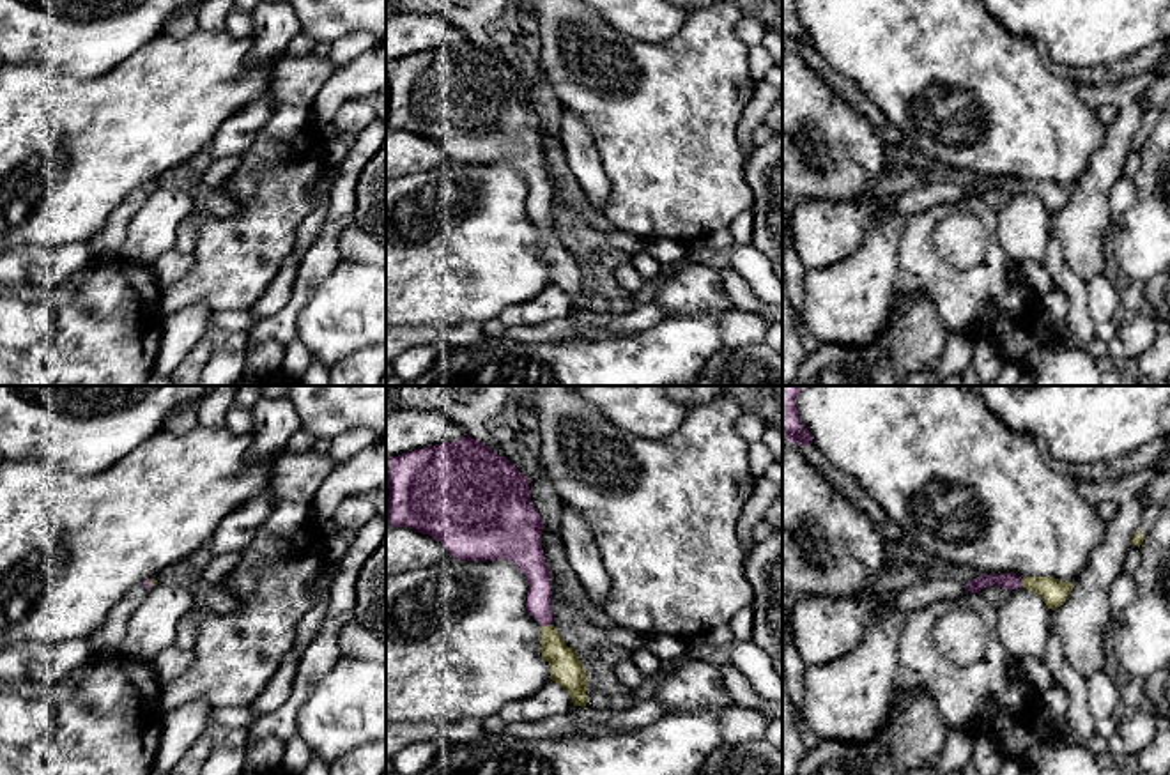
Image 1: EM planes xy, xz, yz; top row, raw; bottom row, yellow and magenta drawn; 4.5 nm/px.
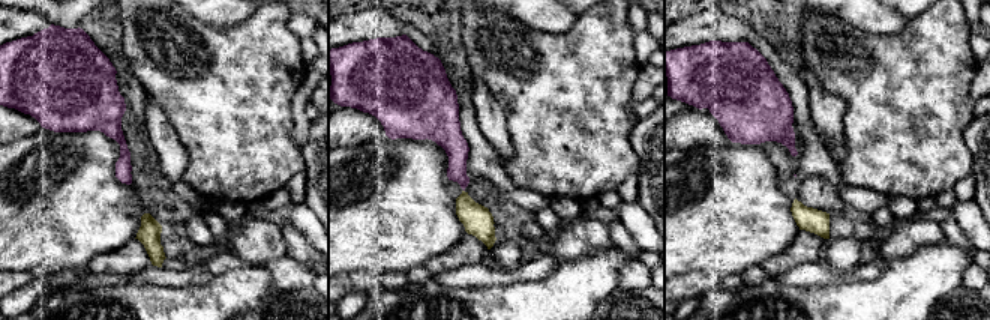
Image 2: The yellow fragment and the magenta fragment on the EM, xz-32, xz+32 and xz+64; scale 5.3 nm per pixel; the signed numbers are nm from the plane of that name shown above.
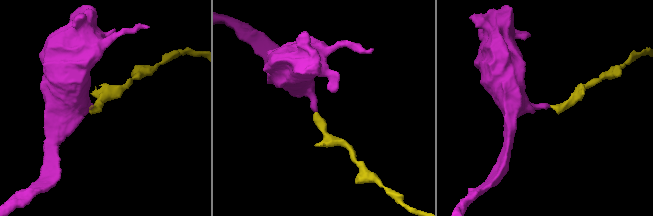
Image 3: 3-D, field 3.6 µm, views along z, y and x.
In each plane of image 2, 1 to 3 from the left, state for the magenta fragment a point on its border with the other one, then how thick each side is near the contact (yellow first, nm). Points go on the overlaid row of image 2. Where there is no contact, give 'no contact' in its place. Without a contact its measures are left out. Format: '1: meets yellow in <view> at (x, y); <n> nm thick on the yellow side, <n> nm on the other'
1: no contact
2: no contact
3: no contact

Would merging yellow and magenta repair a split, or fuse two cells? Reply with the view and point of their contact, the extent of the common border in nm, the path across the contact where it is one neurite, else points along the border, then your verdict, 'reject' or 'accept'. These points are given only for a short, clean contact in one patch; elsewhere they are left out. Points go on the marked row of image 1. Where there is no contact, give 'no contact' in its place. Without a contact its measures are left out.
xz (547, 625) | 50 nm | across xz (567, 669), (553, 648), (547, 625), (540, 609), (537, 572) | accept

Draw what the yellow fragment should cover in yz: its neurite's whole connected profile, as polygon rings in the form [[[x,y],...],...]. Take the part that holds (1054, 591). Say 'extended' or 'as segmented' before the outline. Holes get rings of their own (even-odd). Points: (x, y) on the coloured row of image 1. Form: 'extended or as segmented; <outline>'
extended; [[[1014,573],[981,575],[975,580],[965,582],[965,587],[972,595],[991,586],[1005,587],[1007,591],[1012,591],[1023,586],[1025,589],[1037,593],[1051,610],[1060,607],[1074,587],[1074,584],[1062,582],[1053,577],[1023,577],[1021,579]]]

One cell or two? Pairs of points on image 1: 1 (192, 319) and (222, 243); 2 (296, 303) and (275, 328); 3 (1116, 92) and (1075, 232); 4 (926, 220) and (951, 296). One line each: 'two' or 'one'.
1: two
2: one
3: one
4: one

